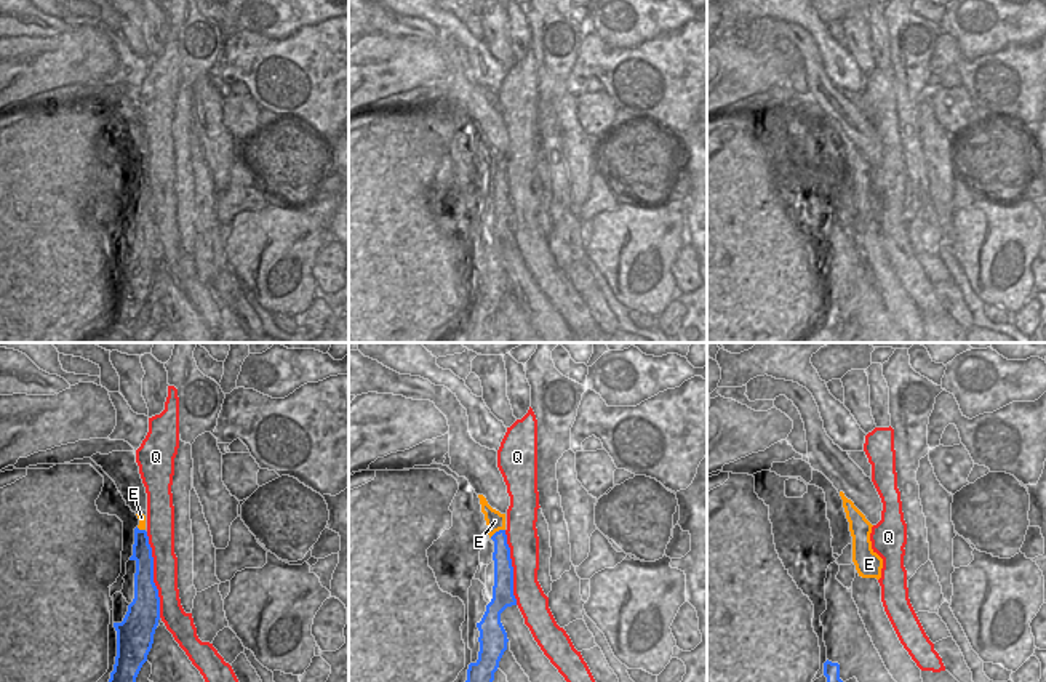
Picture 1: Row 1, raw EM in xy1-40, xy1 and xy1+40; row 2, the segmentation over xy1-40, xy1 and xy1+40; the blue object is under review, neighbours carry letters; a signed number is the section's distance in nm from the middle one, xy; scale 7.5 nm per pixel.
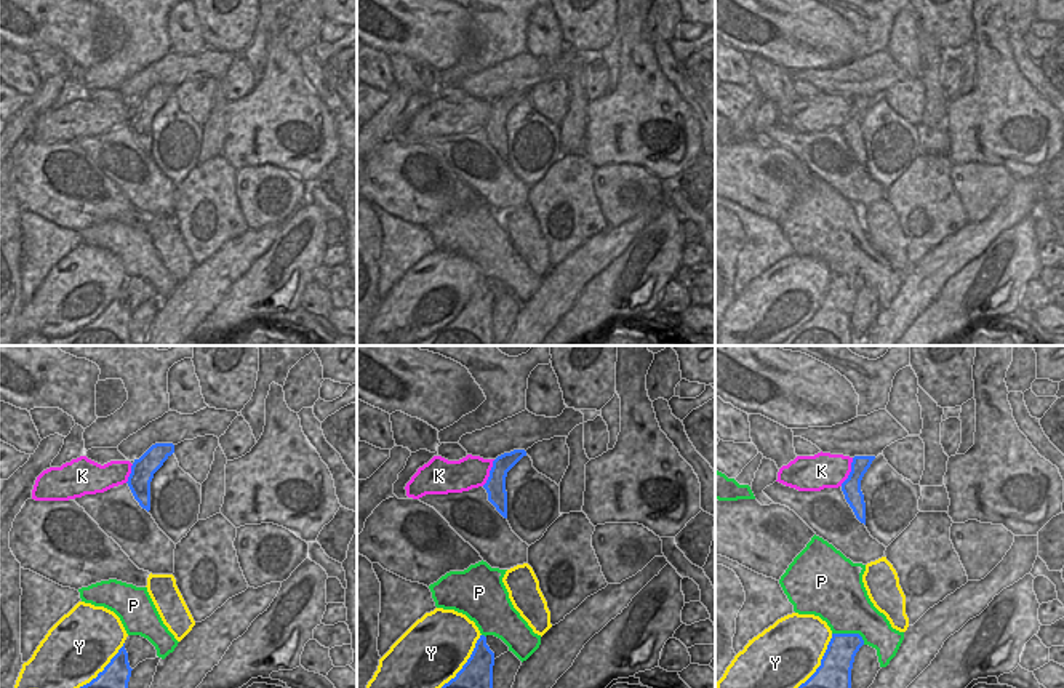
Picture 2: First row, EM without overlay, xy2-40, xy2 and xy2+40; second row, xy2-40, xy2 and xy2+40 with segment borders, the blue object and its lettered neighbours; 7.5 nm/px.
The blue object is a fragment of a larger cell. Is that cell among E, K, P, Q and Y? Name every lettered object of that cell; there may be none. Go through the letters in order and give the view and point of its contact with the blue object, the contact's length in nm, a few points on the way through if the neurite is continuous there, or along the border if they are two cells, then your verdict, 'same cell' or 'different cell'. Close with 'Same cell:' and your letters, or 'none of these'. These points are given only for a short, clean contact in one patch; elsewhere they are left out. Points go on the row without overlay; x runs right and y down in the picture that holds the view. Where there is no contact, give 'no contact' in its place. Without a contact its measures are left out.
E: contact xy1 (496, 173); length 140 nm; way xy1 (503, 205), (501, 181), (496, 173), (495, 162); same cell
K: contact xy2+40 (850, 114); length 240 nm; border xy2+40 (853, 100), (850, 116), (840, 127); different cell
P: contact xy2+40 (850, 276); length 260 nm; different cell
Q: contact xy1-40 (152, 216); length 650 nm; different cell
Y: contact xy2 (452, 320); length 750 nm; different cell
Same cell: E

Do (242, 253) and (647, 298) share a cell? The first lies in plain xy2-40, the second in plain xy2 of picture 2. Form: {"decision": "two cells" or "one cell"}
{"decision": "two cells"}

